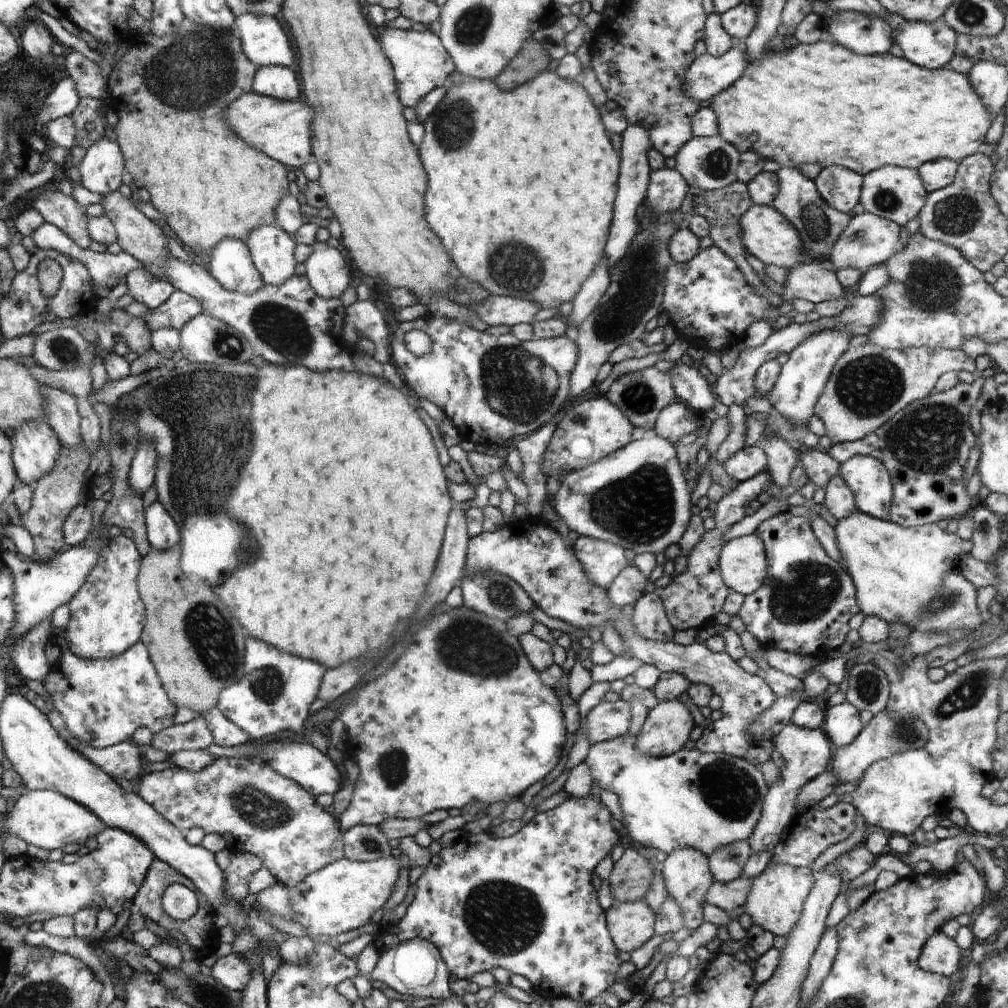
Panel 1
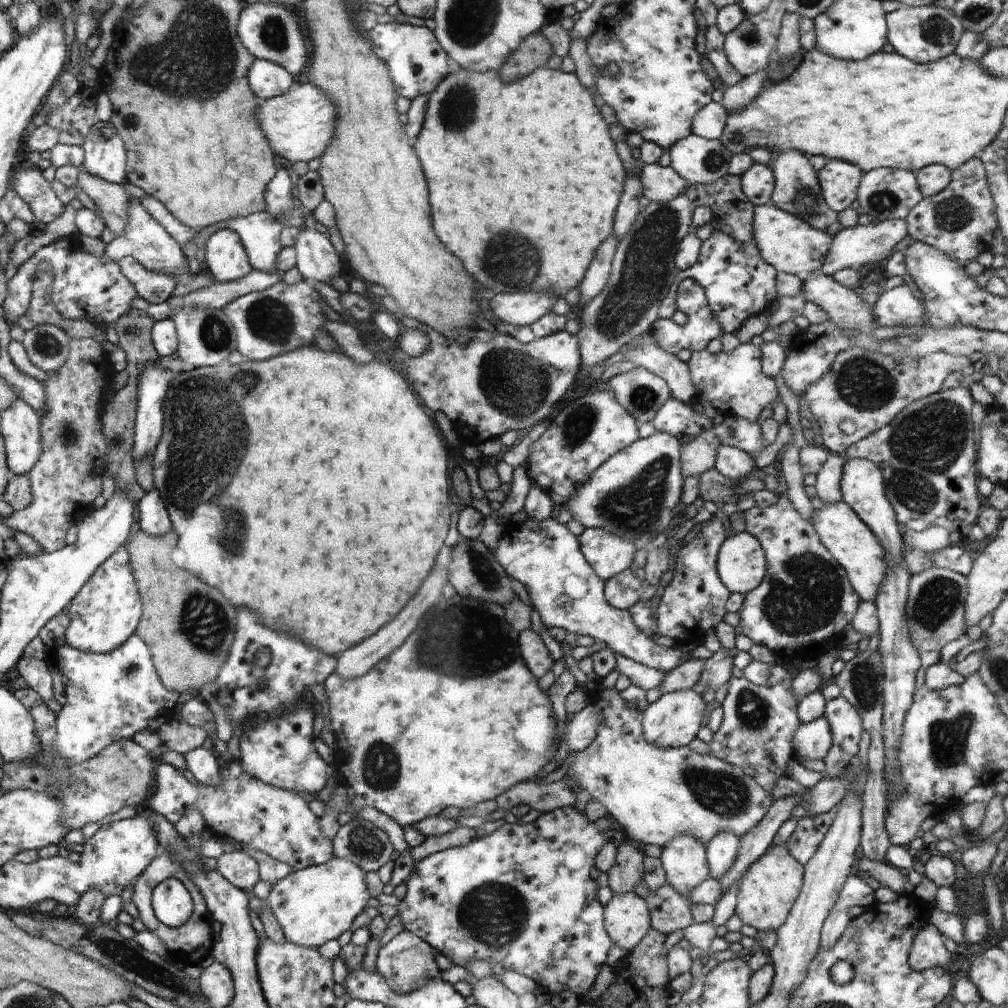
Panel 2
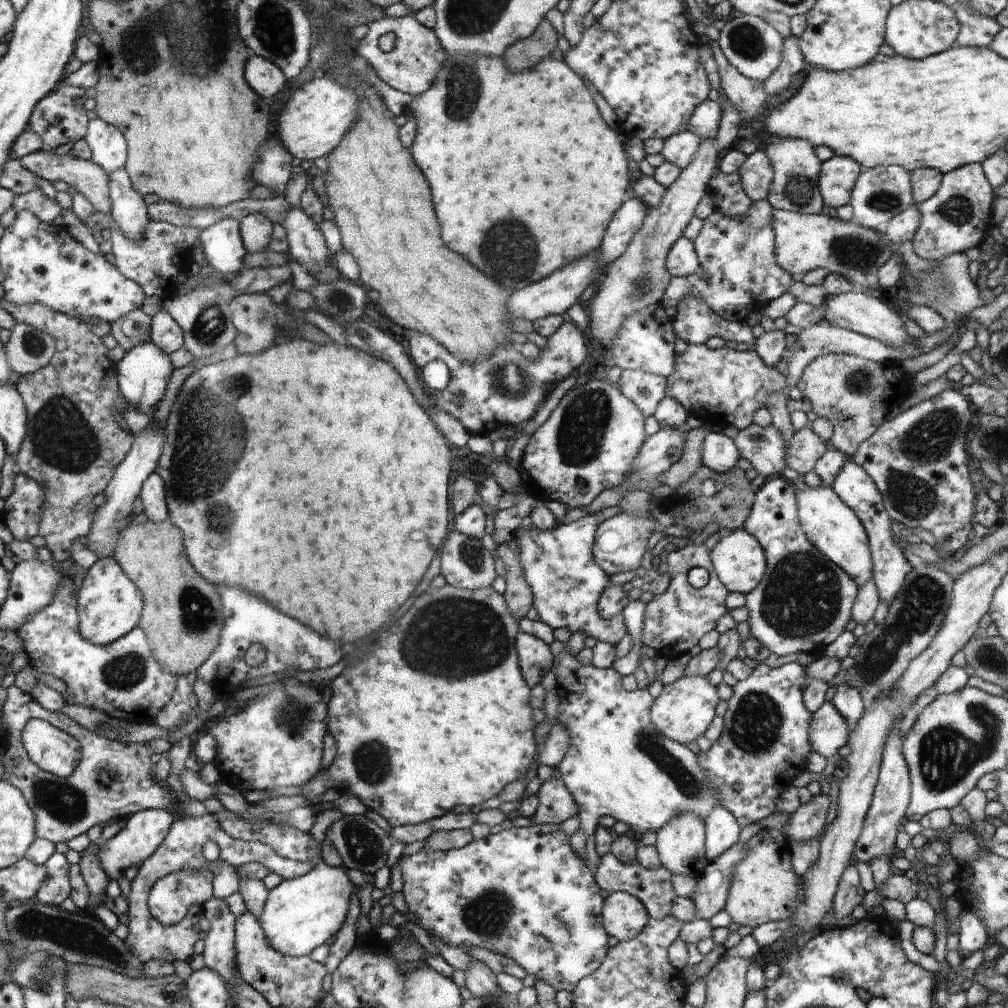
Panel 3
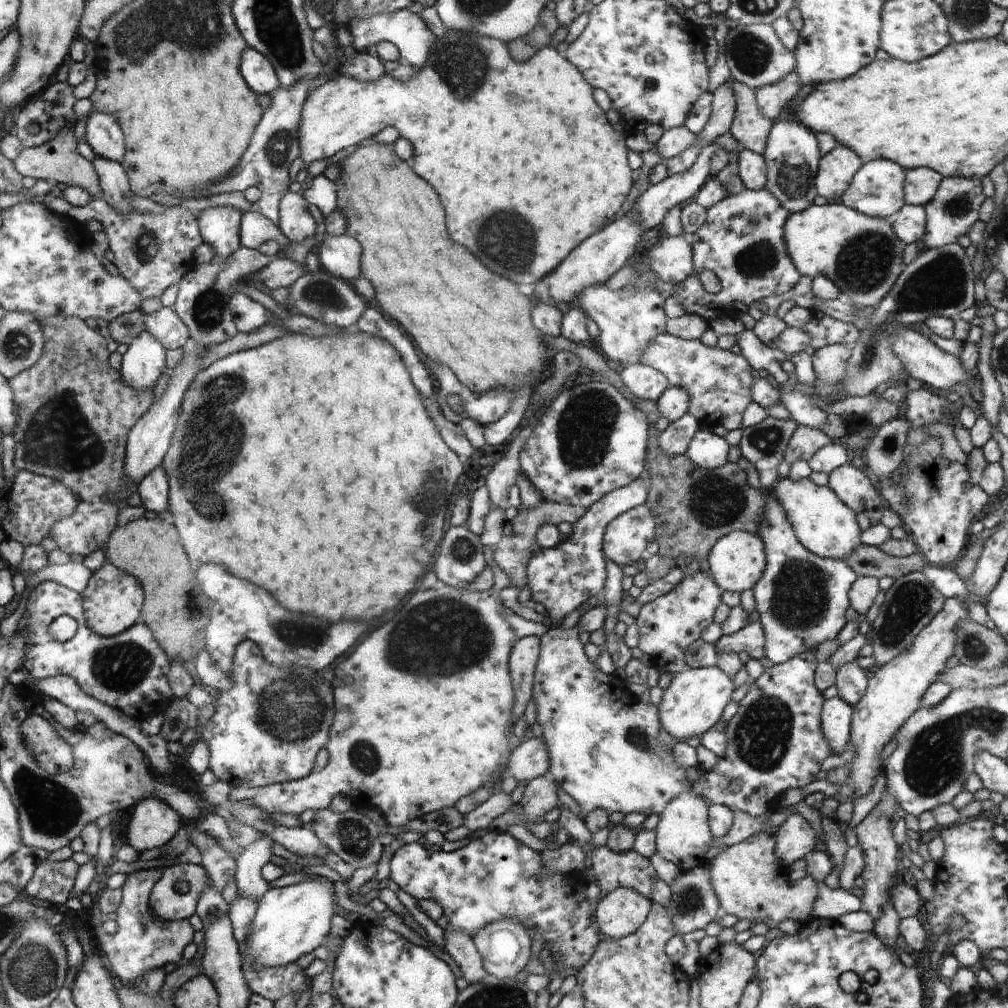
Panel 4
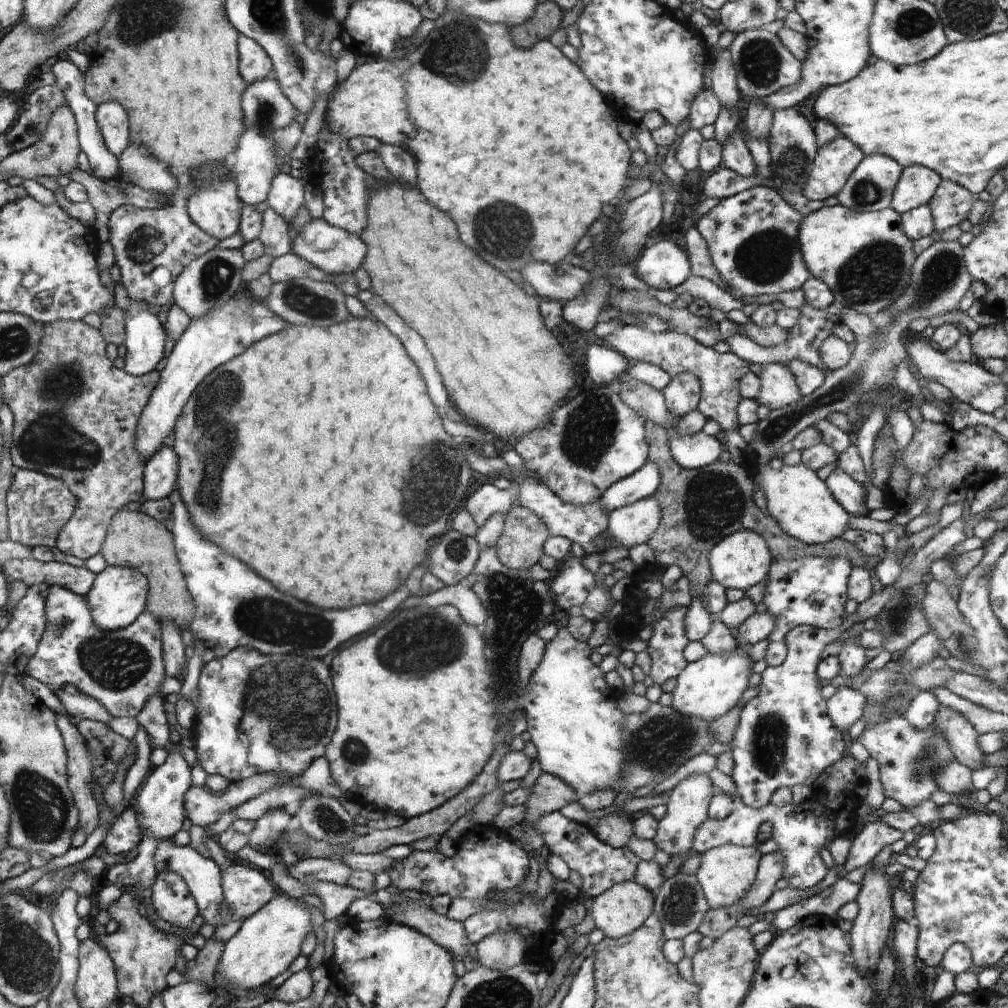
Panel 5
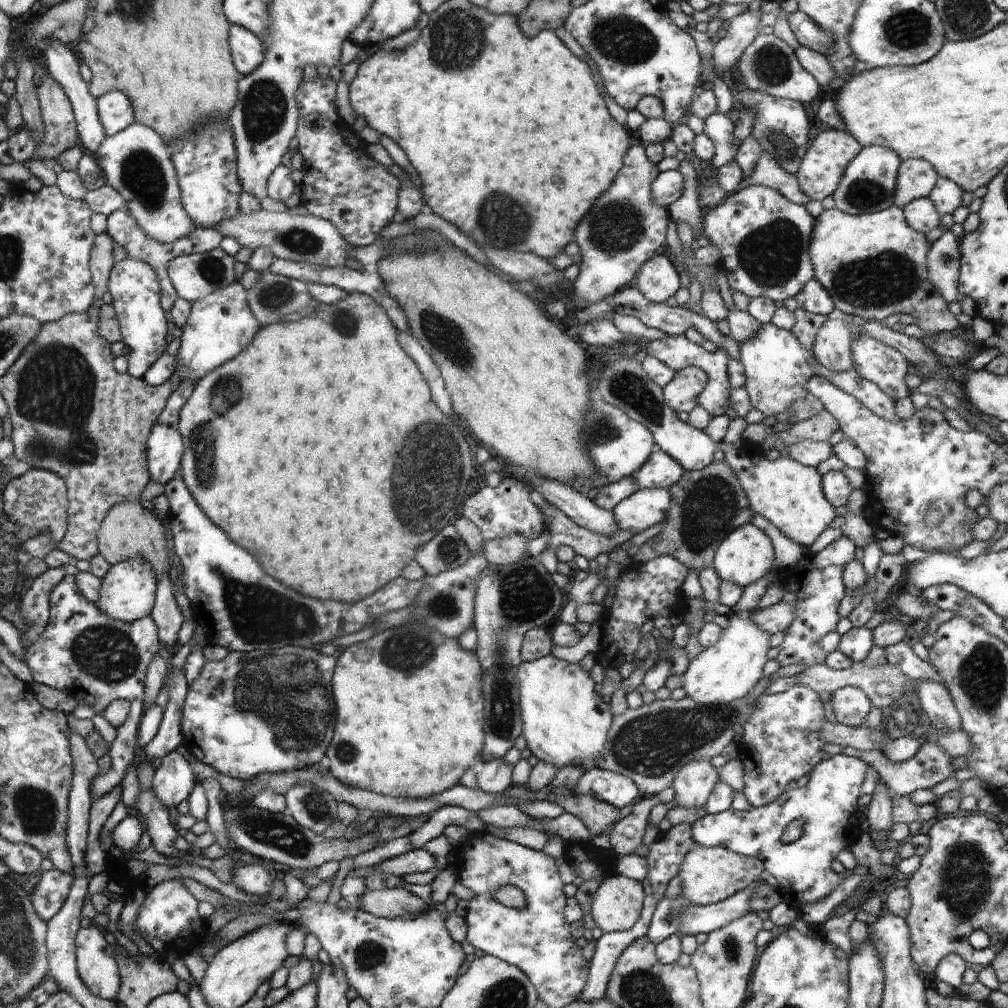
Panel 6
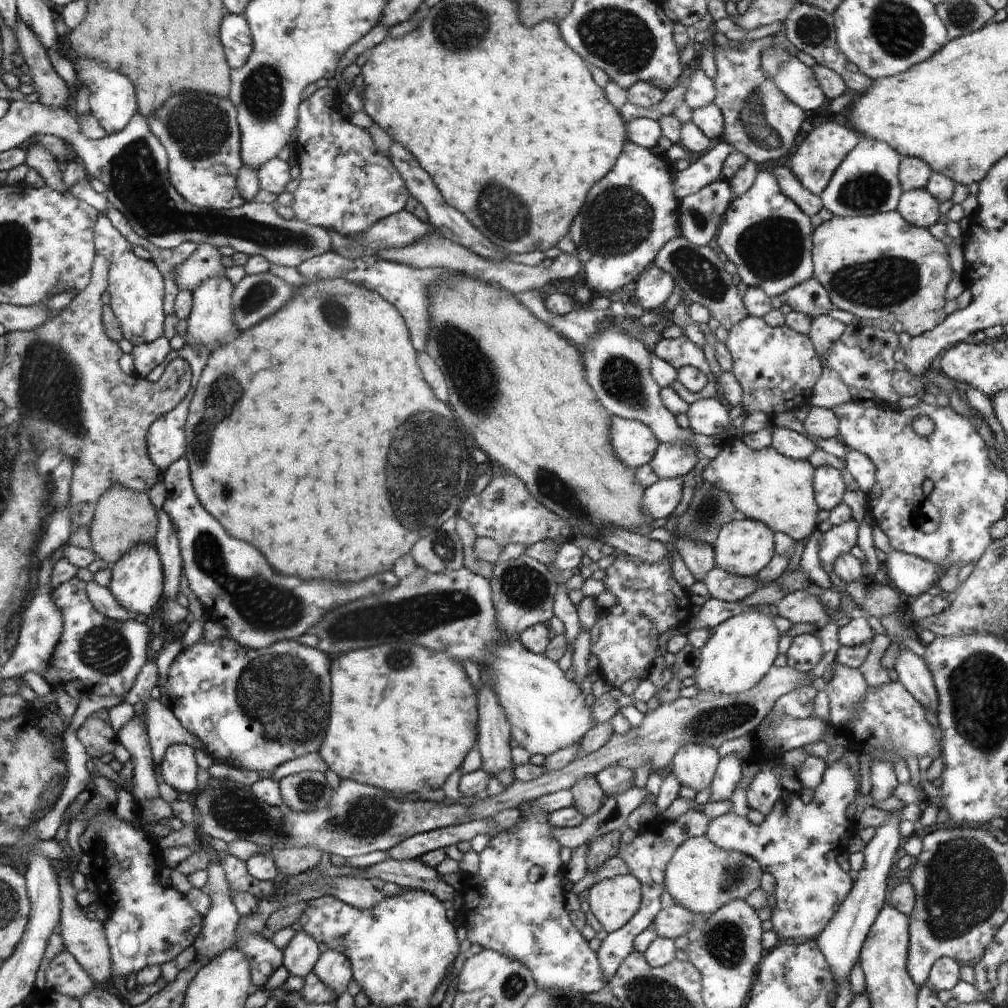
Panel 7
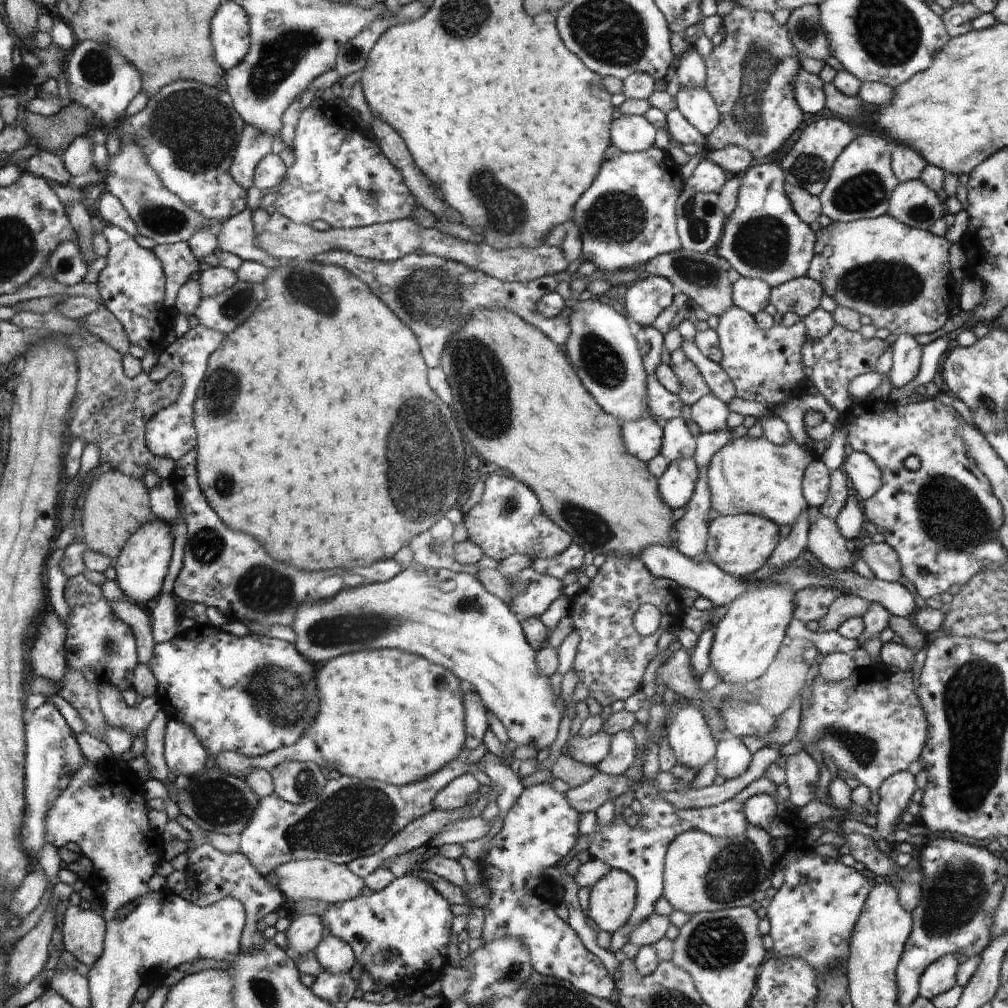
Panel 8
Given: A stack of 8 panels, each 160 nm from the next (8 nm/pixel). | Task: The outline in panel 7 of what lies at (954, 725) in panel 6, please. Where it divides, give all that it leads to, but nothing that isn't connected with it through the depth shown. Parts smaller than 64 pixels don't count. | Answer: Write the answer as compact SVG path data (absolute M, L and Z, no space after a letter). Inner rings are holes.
M900 650L895 664L902 686L930 712L937 714L939 696L933 676L922 657L912 651Z

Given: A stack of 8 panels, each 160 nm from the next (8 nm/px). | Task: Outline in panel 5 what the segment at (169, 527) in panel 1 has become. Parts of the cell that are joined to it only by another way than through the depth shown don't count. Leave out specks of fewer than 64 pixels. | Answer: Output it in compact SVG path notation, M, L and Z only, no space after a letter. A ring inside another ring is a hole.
M169 441L147 460L143 480L147 499L162 500L174 493L177 488L180 461L171 444Z

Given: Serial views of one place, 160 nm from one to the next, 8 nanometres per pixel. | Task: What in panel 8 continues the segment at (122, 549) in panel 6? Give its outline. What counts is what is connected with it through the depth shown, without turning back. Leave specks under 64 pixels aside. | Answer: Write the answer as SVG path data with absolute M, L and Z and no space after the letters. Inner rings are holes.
M111 468L94 480L90 483L81 507L84 544L88 549L116 560L130 536L152 521L151 502L148 502L148 492L143 479L128 476Z

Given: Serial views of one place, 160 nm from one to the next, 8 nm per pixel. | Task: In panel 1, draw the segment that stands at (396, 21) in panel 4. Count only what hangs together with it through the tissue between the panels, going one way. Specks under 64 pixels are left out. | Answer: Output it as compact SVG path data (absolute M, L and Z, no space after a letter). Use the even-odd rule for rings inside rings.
M391 25L381 28L380 35L382 35L381 43L385 55L393 63L394 80L402 104L415 108L429 92L449 84L448 78L455 71L456 65L453 63L453 57L442 44L441 37L431 30L418 32L413 29L396 29Z

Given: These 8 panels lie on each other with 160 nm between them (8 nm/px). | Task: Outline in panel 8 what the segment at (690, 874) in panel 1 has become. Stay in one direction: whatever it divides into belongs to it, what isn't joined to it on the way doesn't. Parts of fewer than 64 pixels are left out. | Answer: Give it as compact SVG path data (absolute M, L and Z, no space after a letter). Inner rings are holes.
M692 703L680 708L669 728L667 736L677 764L702 769L717 751L717 742L708 728L705 716Z

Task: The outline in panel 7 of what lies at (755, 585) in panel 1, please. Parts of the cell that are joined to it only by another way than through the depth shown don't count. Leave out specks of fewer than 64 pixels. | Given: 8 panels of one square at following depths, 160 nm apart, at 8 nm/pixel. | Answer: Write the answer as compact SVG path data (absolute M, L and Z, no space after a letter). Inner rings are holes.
M738 515L737 518L719 528L713 549L715 566L741 577L755 577L775 555L775 532L763 522Z

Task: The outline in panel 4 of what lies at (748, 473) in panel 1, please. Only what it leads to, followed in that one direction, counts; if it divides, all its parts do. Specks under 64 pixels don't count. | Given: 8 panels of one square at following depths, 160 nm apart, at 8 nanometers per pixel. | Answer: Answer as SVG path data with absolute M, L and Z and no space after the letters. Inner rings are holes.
M700 428L689 442L685 455L699 467L710 469L727 463L730 445L724 437Z

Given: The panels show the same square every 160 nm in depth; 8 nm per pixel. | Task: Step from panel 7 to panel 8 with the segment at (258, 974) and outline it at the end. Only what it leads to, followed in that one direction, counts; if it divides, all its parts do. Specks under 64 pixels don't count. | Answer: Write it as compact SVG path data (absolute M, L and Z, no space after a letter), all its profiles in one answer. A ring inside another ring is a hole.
M210 843L202 844L188 852L186 870L187 887L190 889L190 901L195 905L207 907L226 897L239 900L245 908L244 935L241 950L246 953L260 951L263 936L258 930L258 920L267 914L275 913L278 906L286 900L278 888L272 887L263 876L258 874L254 865L242 853L226 854L216 850Z

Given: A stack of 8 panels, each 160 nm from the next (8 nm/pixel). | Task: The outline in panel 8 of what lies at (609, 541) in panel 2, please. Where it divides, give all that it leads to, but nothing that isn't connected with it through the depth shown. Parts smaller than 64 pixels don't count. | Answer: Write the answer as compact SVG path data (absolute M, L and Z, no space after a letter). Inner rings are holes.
M693 458L671 462L664 474L657 478L661 499L672 510L686 506L694 494L698 477L698 465Z

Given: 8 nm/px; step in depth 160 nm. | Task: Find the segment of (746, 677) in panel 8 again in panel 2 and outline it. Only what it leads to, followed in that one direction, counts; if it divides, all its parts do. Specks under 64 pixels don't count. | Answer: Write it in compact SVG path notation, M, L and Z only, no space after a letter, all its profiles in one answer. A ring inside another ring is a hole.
M692 689L662 694L656 702L650 703L643 712L644 740L662 748L688 747L704 724L706 714L708 714L706 703L702 700L702 696Z

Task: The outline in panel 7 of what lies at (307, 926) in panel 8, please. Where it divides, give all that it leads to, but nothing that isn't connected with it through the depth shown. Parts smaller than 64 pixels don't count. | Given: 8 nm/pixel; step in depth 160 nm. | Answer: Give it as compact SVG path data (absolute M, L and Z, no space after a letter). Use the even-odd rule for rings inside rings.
M296 930L296 934L283 952L283 965L290 977L302 977L313 972L314 965L320 956L318 942L308 933Z

